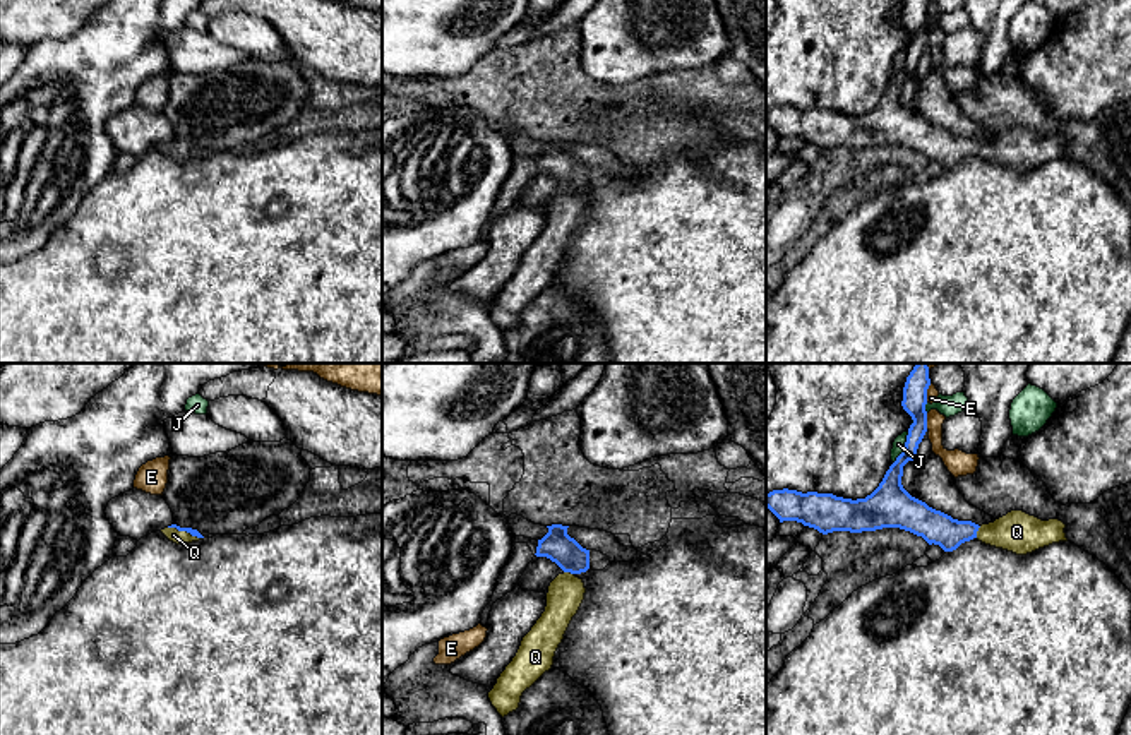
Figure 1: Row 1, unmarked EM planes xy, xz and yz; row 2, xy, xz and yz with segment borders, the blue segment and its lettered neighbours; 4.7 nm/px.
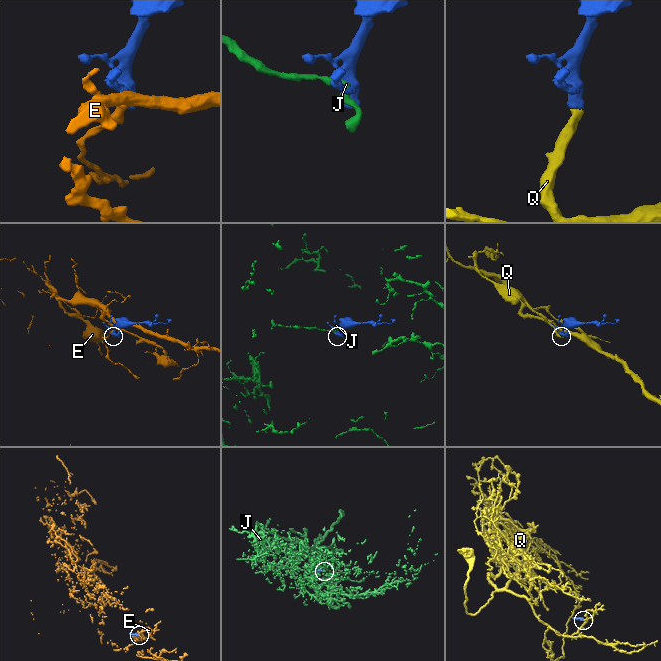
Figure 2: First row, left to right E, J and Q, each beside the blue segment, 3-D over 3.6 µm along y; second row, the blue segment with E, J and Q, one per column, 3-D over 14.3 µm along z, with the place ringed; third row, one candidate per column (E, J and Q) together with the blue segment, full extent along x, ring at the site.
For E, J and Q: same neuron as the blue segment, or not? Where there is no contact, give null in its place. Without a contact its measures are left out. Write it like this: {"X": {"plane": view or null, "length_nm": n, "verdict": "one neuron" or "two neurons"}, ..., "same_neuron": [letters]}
{"E": {"plane": "yz", "length_nm": 80, "verdict": "two neurons"}, "J": {"plane": "yz", "length_nm": 170, "verdict": "two neurons"}, "Q": {"plane": "yz", "length_nm": 60, "verdict": "one neuron"}, "same_neuron": ["Q"]}

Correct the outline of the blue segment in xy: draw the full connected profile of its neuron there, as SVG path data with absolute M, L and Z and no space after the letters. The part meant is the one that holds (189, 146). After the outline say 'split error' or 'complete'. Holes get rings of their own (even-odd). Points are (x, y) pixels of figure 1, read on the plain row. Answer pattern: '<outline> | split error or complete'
M171 140L165 146L161 146L161 149L173 159L177 161L187 161L187 159L192 159L192 158L199 158L202 156L204 152L197 147L197 146L192 146L192 144L180 144L177 140Z | split error

